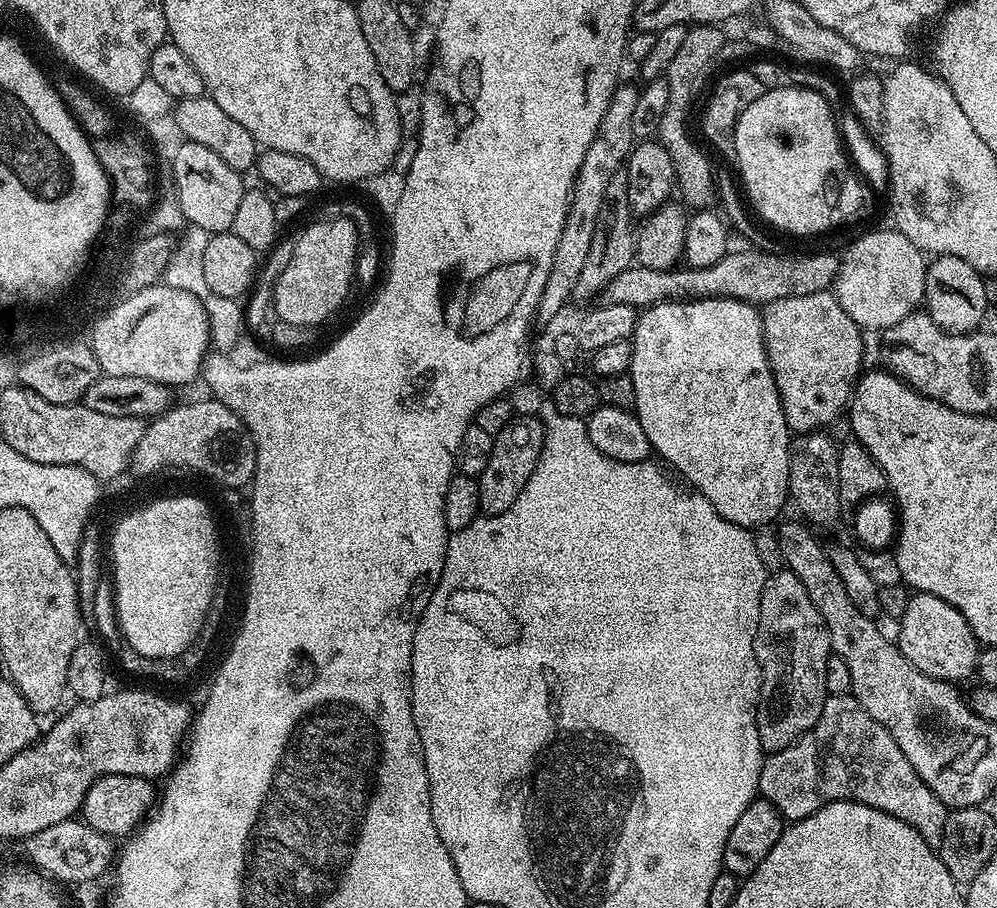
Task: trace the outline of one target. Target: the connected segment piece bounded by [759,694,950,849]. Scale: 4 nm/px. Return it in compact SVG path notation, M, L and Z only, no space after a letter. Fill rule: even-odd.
M829 696L822 706L822 714L818 722L810 730L806 730L790 746L786 746L781 752L773 752L765 759L760 771L760 791L759 795L763 799L769 800L785 821L795 822L822 810L830 802L839 800L853 800L866 806L874 806L886 814L894 814L894 818L902 818L922 838L931 848L939 849L942 842L942 834L946 830L946 818L950 811L947 804L943 804L926 786L910 766L910 758L902 754L902 746L894 742L894 738L856 700L855 696Z

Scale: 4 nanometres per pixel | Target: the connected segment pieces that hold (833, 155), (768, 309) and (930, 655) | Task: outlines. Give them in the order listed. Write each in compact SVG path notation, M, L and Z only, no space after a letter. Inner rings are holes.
M789 86L786 88L765 90L763 94L759 96L758 99L756 99L754 102L750 102L750 106L746 106L746 110L738 118L738 122L736 123L736 131L731 133L730 140L732 140L733 150L736 151L736 164L738 167L740 167L740 176L742 179L744 179L745 189L743 188L743 191L746 193L746 196L747 196L746 191L748 191L748 196L750 199L752 199L753 206L756 207L757 213L755 212L755 215L759 217L761 221L763 221L762 219L764 219L766 223L773 224L774 227L781 228L781 230L784 232L788 232L792 228L792 232L796 236L812 236L815 234L815 232L823 233L825 231L826 221L828 220L828 207L830 207L830 194L836 193L836 174L837 172L840 172L840 152L845 148L845 145L842 143L842 140L840 140L840 132L838 129L836 129L836 120L834 117L832 117L832 112L834 112L833 105L825 101L819 93L813 92L808 88Z
M831 291L798 294L794 298L778 298L763 305L760 321L770 370L778 386L789 433L819 433L827 429L849 407L852 389L862 375L860 363L864 360L865 333L851 320L850 315L846 314L846 310Z
M925 592L909 595L908 605L898 621L898 627L900 652L915 668L922 670L922 674L939 680L961 682L975 673L981 645L966 618L962 618L954 606L942 602L942 598L934 598L934 594Z

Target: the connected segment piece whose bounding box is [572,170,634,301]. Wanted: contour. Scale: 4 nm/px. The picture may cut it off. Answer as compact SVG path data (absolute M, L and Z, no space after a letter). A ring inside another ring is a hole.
M621 170L610 178L610 187L604 196L602 210L598 214L594 242L590 242L590 254L582 265L582 274L572 291L578 301L588 300L592 295L603 293L607 284L618 274L633 267L634 264L634 213L628 205L628 174ZM633 220L633 224L632 224Z

